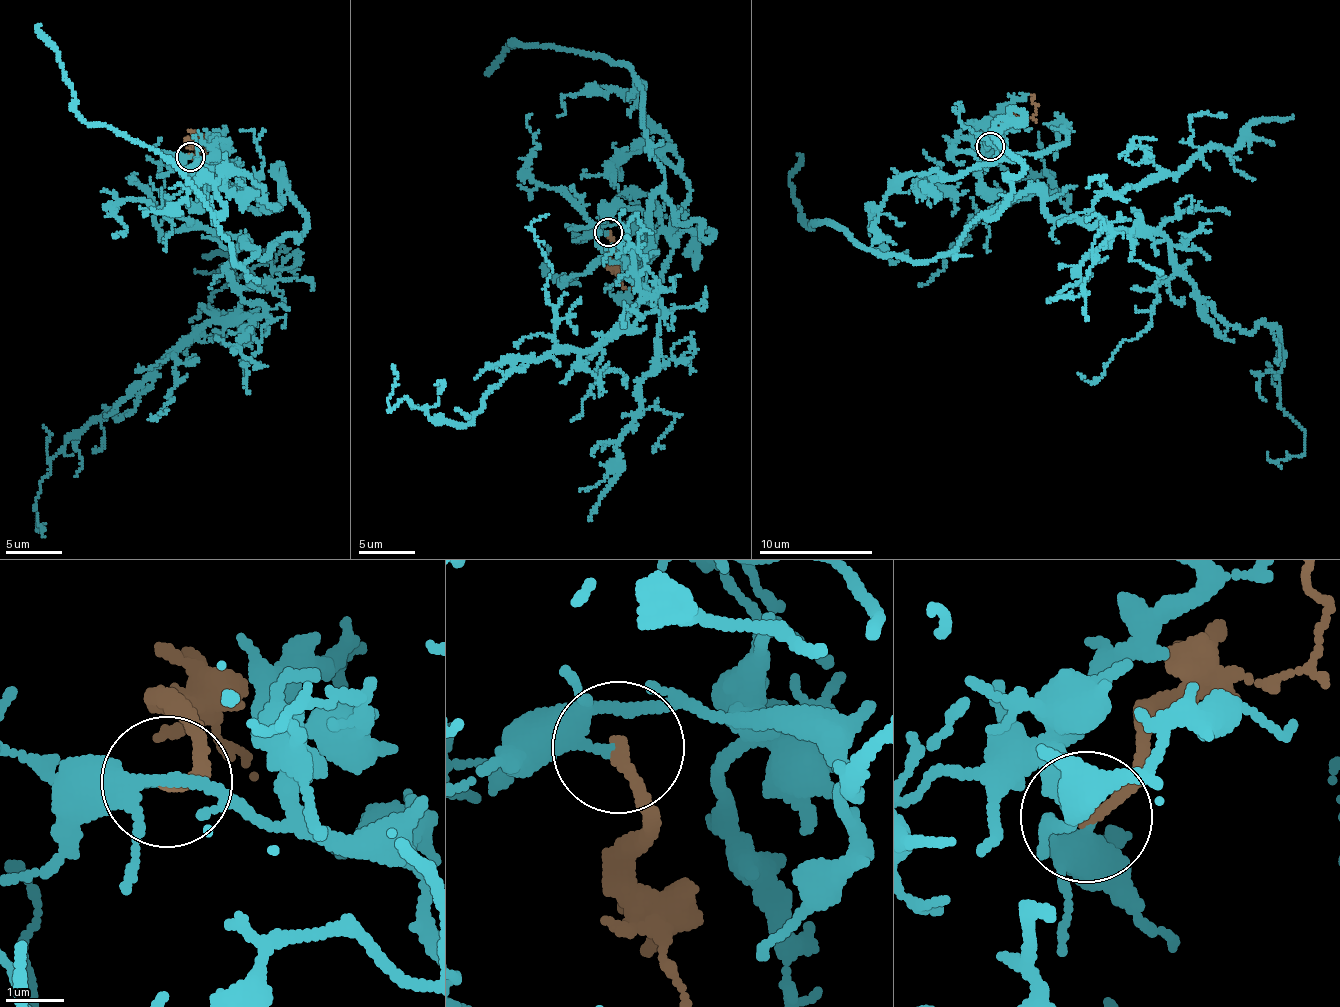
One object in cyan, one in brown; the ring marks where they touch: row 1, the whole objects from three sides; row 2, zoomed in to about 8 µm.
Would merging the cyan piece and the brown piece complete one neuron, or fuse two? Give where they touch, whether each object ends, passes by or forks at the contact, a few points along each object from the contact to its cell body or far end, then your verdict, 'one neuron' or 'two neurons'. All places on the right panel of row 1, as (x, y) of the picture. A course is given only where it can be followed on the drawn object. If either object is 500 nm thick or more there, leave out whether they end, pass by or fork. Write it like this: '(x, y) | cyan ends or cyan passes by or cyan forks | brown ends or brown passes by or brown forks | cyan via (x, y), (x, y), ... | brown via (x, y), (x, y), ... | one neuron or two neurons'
(990, 146) | cyan forks | brown ends | cyan via (989, 147), (1022, 168), (988, 215), (1034, 190), (1161, 235), (1230, 325), (1277, 329), (1304, 452), (1267, 452) | brown via (989, 147), (1000, 136), (1000, 126), (1033, 114), (1034, 95) | one neuron

